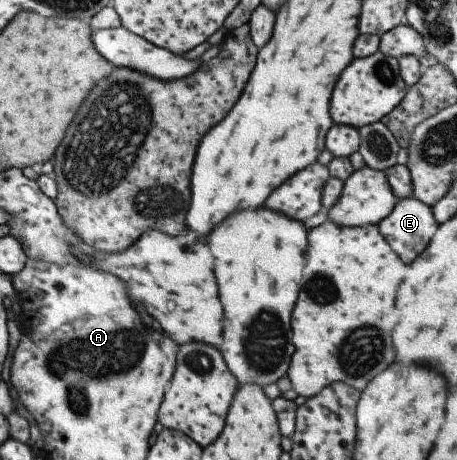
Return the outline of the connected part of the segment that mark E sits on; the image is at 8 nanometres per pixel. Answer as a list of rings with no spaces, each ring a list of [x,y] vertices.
[[[414,197],[399,199],[393,205],[392,211],[377,223],[379,234],[406,265],[412,263],[426,249],[430,237],[436,233],[438,226],[439,223],[434,219],[431,207]]]

